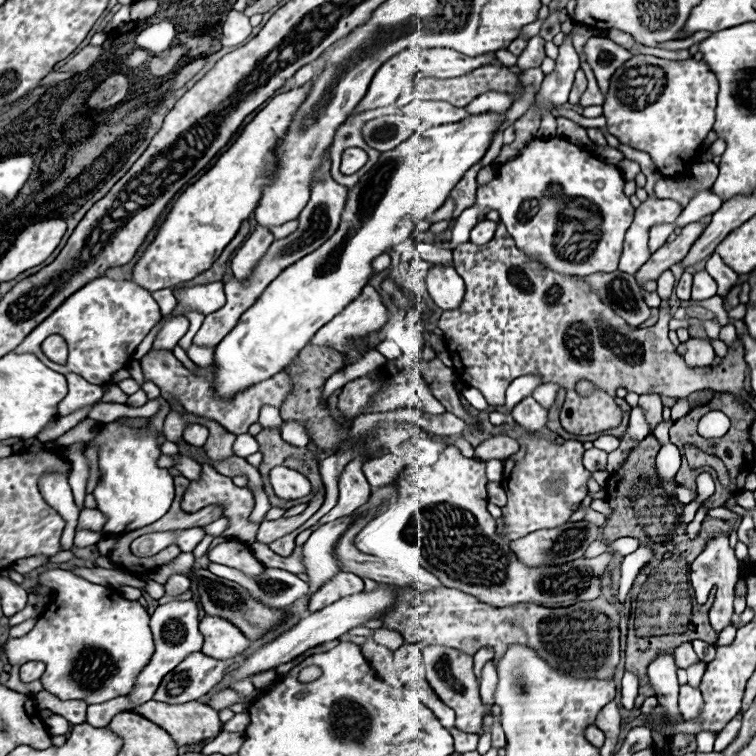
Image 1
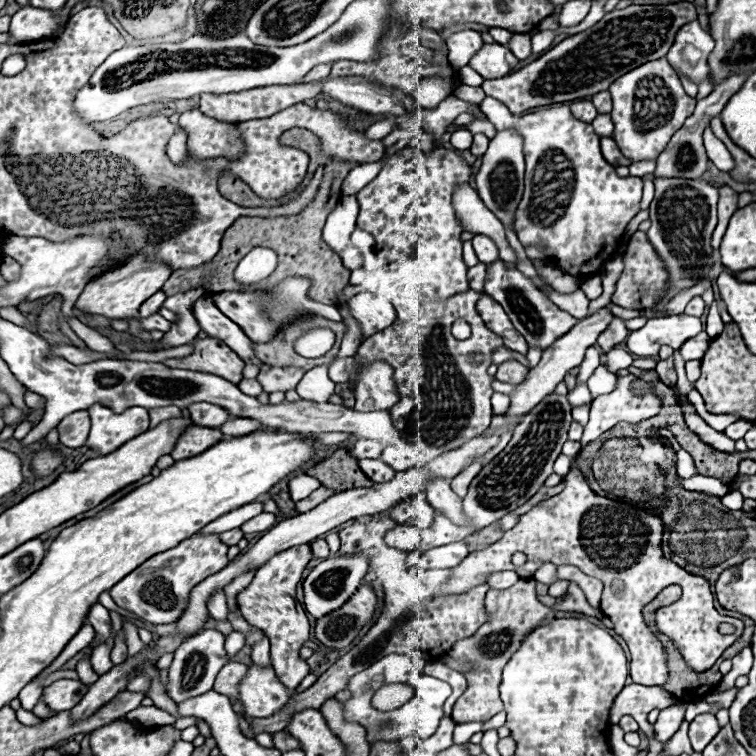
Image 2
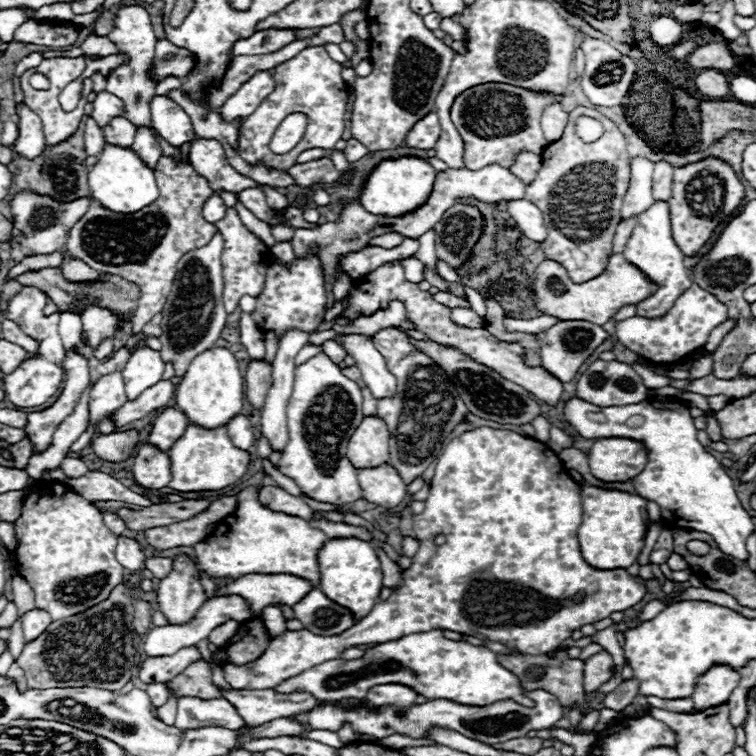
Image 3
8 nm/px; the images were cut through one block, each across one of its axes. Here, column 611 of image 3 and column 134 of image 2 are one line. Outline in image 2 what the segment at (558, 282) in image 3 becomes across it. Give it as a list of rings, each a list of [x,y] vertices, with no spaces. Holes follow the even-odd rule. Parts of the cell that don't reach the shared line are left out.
[[[134,256],[126,264],[122,264],[122,268],[114,268],[114,272],[108,272],[106,276],[88,282],[74,306],[84,314],[104,316],[108,320],[136,320],[140,318],[138,308],[142,306],[142,302],[148,300],[154,292],[158,292],[170,278],[170,274],[172,270],[164,264],[148,262],[144,256]]]

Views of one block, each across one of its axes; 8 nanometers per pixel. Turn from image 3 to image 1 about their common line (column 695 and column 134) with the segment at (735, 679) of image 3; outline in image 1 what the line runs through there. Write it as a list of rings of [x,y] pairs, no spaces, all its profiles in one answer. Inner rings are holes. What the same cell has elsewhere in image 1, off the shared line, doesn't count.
[[[194,600],[168,602],[168,604],[162,604],[162,606],[156,608],[156,612],[152,614],[152,620],[150,620],[156,652],[154,652],[150,664],[140,672],[134,692],[130,692],[130,696],[128,696],[134,706],[140,706],[140,704],[152,700],[152,696],[158,690],[158,684],[162,682],[162,678],[172,668],[176,668],[188,654],[202,650],[202,634],[198,632],[198,616],[200,614],[198,614],[198,606],[196,606]]]

